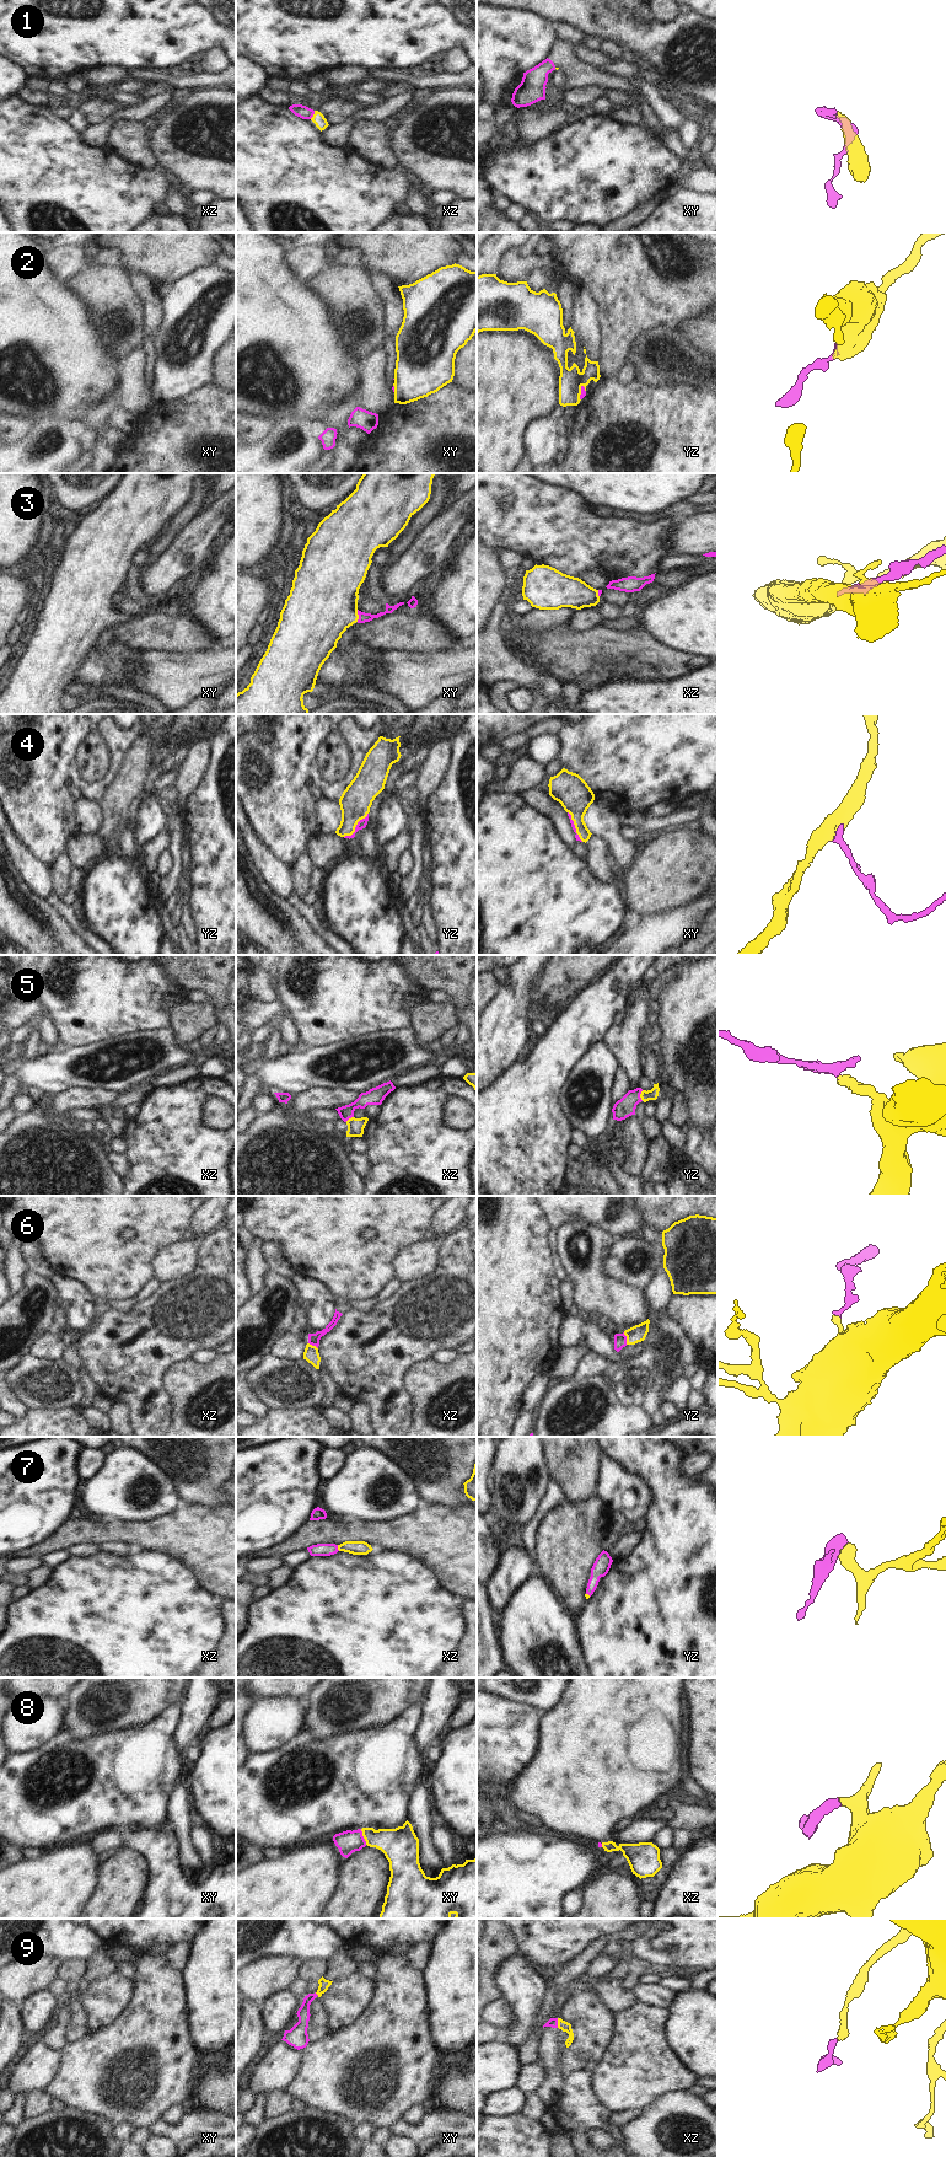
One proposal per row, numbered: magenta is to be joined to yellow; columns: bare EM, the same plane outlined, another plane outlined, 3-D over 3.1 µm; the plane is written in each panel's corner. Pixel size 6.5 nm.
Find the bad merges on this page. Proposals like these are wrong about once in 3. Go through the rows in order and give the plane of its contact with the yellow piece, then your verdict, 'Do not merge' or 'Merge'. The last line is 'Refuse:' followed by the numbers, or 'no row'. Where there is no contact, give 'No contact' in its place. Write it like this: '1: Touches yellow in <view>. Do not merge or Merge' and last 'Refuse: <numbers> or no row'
1: Touches yellow in xz. Do not merge
2: Touches yellow in yz. Merge
3: Touches yellow in xy. Merge
4: Touches yellow in yz. Merge
5: Touches yellow in yz. Merge
6: Touches yellow in yz. Merge
7: Touches yellow in xz. Do not merge
8: Touches yellow in xy. Merge
9: Touches yellow in xz. Merge
Refuse: 1, 7

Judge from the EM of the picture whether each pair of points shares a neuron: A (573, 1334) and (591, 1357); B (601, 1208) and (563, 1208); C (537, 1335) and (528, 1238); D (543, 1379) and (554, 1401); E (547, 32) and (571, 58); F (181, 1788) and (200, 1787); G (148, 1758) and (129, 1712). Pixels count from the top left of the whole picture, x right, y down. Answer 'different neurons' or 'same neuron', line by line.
A: different neurons
B: same neuron
C: same neuron
D: different neurons
E: different neurons
F: different neurons
G: different neurons

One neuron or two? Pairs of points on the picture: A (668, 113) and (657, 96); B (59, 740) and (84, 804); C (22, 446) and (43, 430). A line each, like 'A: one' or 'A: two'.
A: one
B: two
C: one

